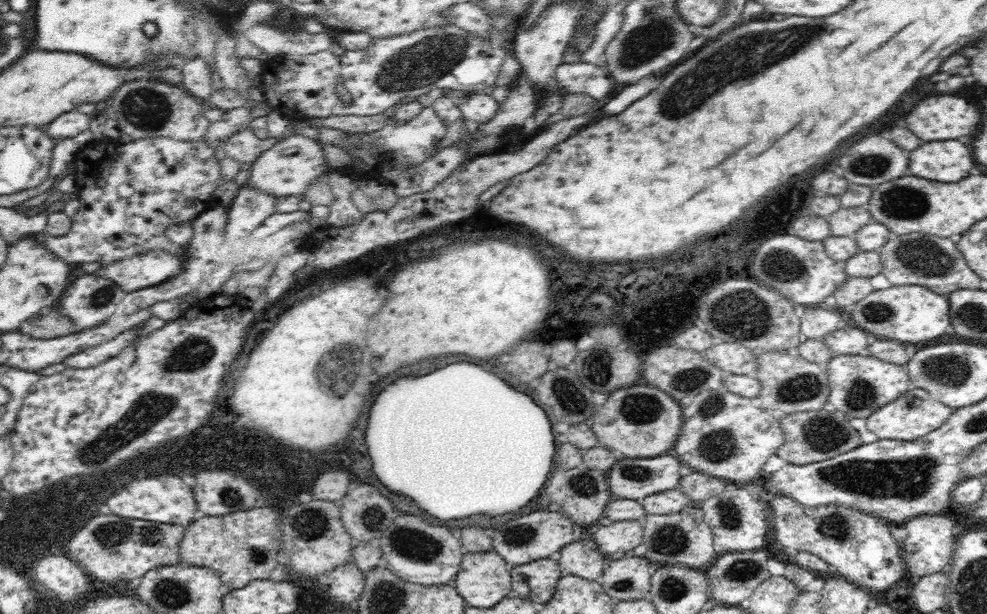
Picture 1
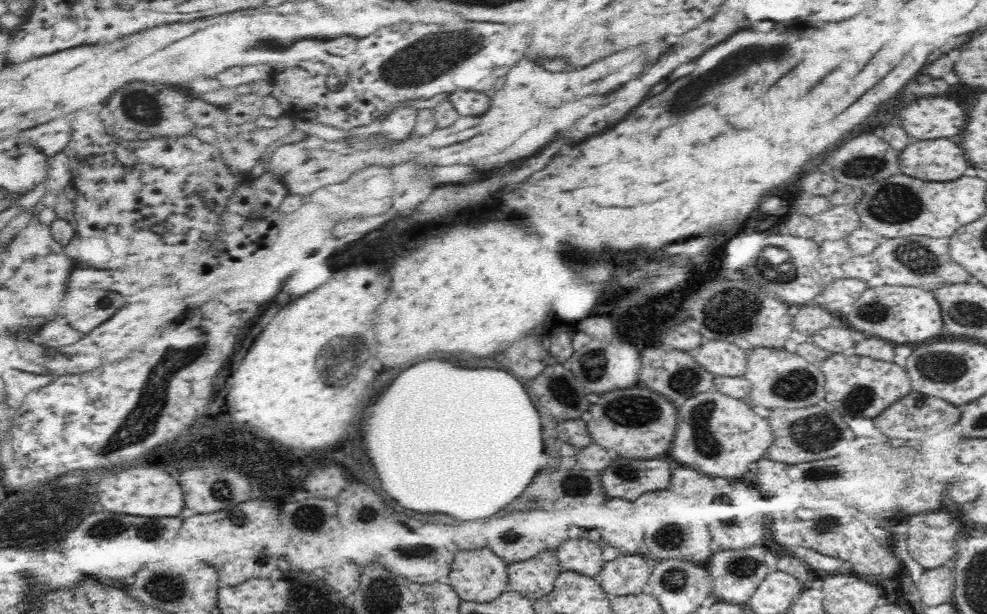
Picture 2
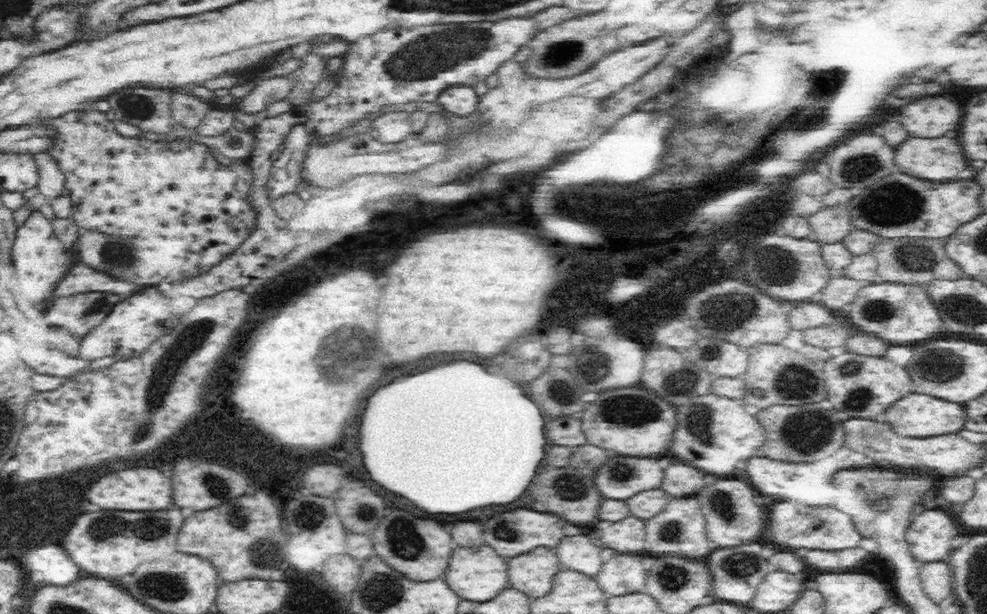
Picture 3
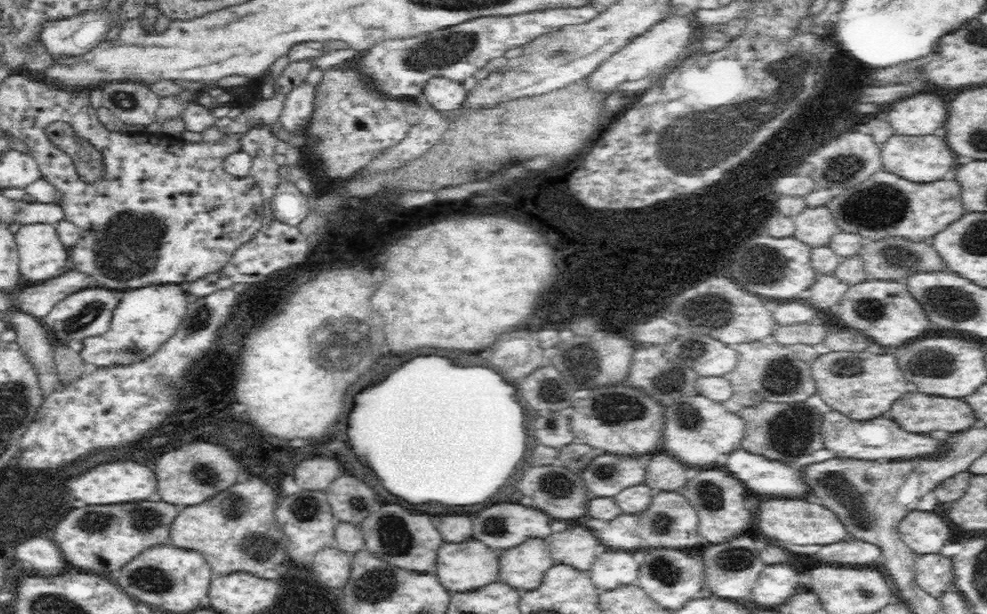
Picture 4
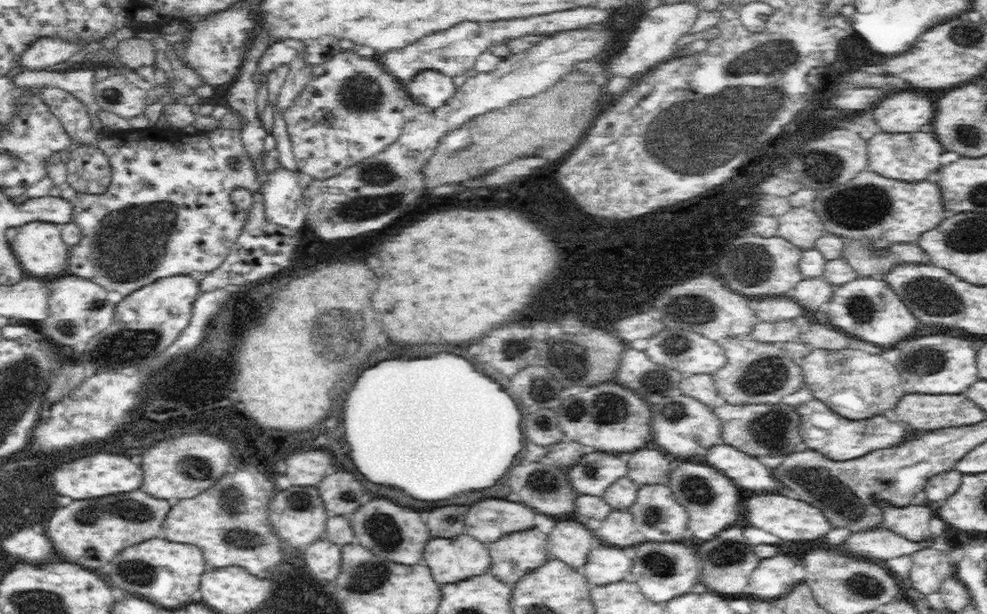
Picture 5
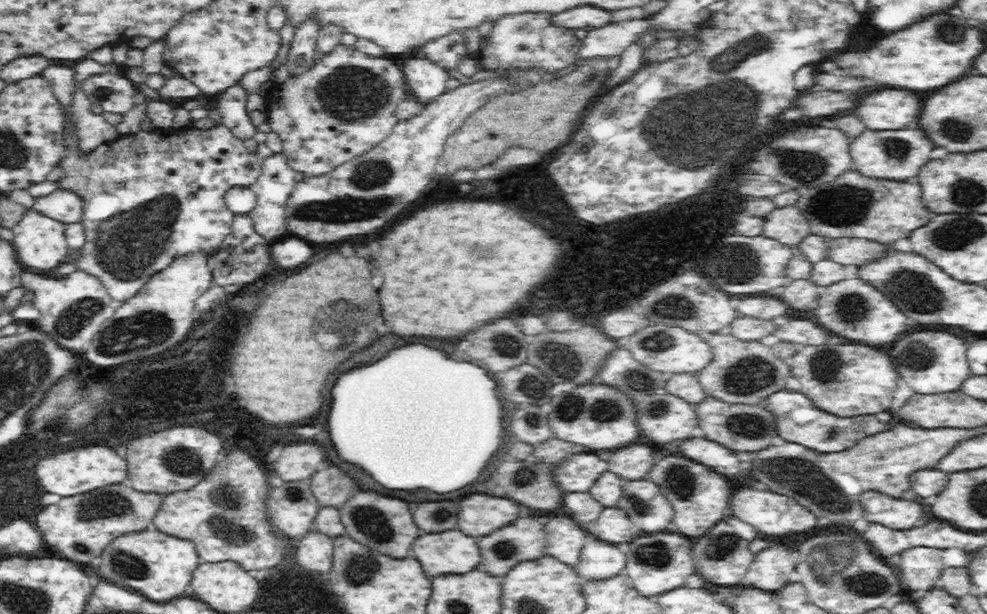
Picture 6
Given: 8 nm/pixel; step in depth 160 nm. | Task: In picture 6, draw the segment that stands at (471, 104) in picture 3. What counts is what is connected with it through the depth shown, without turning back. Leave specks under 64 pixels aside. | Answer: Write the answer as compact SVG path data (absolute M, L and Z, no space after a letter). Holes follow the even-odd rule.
M409 58L408 62L398 62L405 74L408 93L422 104L430 104L436 97L448 92L446 82L450 74L435 62L423 58Z

